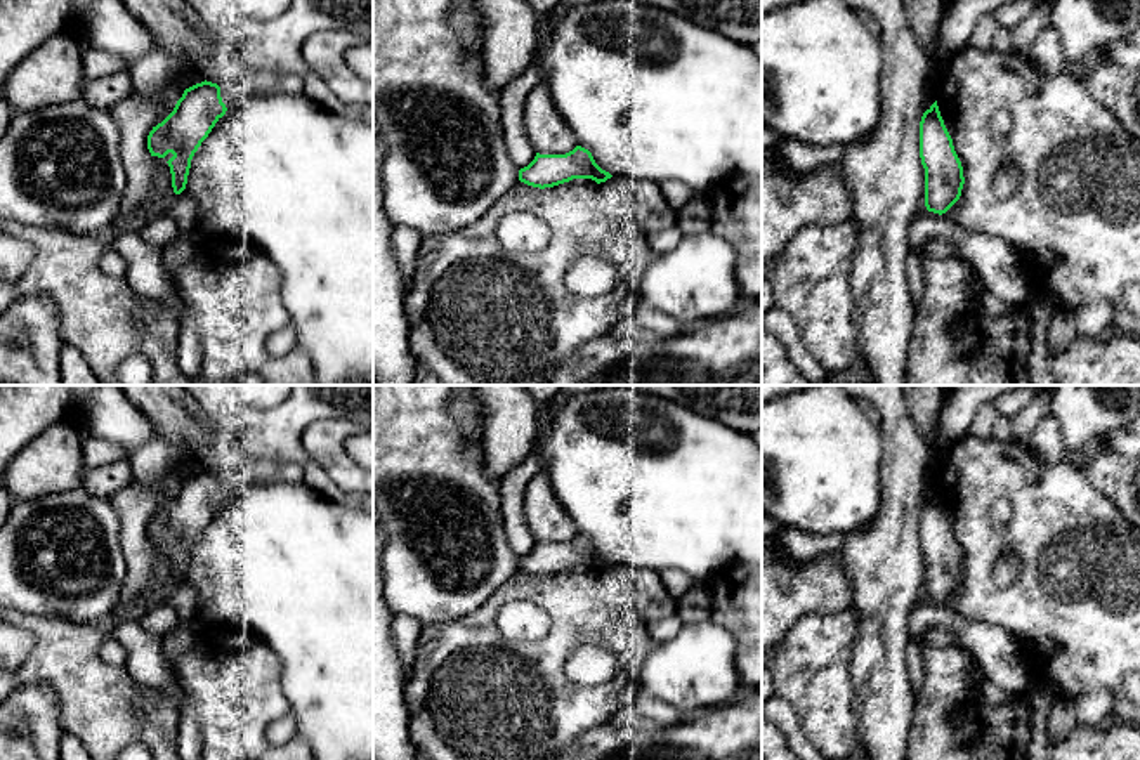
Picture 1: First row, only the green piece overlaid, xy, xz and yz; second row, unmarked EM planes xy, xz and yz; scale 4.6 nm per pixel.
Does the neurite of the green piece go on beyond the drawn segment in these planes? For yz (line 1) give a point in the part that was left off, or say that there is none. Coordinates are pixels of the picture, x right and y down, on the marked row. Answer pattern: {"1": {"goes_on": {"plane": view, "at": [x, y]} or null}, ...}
{"1": {"goes_on": null}}

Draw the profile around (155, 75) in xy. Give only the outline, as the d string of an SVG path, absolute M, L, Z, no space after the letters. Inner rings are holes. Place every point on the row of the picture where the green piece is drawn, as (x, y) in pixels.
M158 45L128 64L134 94L156 104L156 125L174 111L182 97L184 90L177 80L186 69L191 66L182 56L174 56Z

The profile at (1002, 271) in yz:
M923 210L909 226L909 243L923 248L934 238L954 241L958 257L968 262L984 286L1005 304L1024 307L1031 298L1031 272L1003 239L963 229L939 213Z

